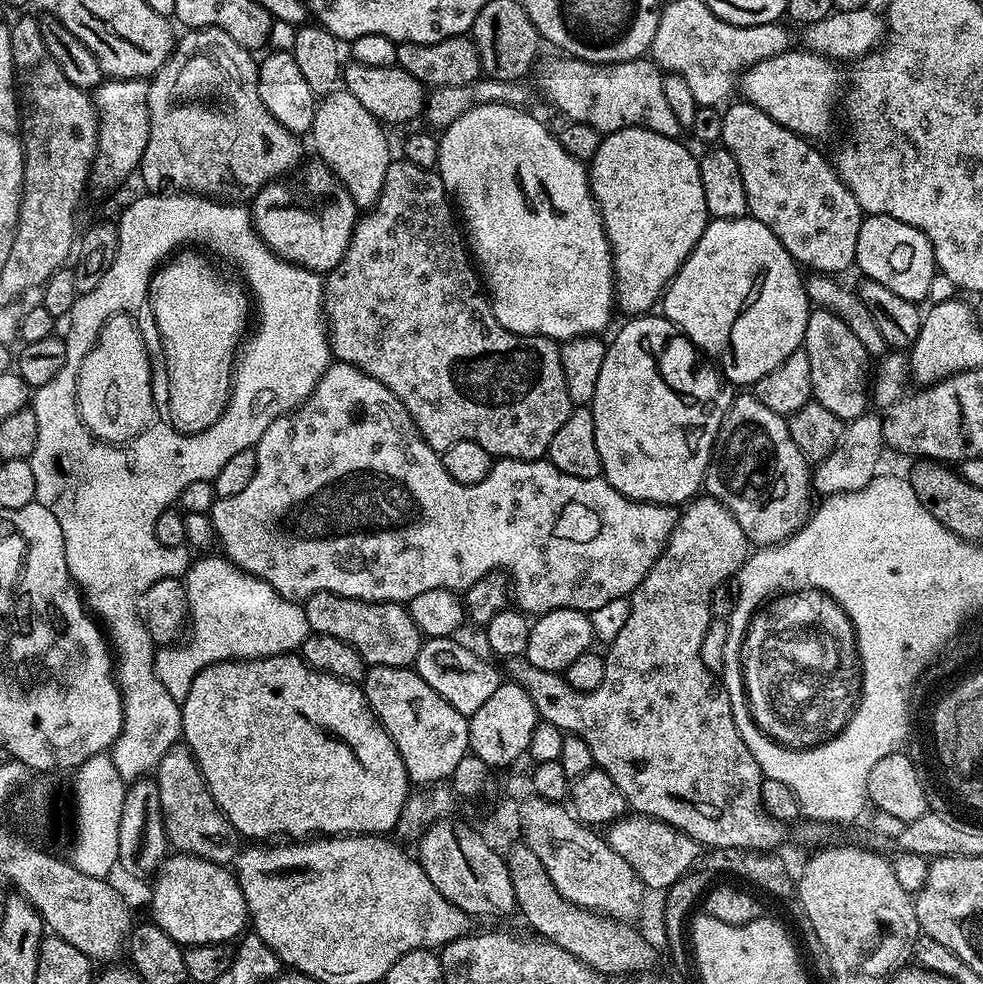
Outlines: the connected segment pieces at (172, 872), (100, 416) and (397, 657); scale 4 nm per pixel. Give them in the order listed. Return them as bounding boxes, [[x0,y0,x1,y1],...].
[[151,854,249,946],[76,310,158,446],[303,592,422,668]]

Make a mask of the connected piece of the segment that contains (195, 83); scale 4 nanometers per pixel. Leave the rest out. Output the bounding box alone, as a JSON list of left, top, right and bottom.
[138,28,300,198]

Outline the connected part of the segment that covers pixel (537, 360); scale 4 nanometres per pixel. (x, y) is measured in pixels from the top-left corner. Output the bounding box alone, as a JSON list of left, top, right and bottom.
[324,158,574,460]

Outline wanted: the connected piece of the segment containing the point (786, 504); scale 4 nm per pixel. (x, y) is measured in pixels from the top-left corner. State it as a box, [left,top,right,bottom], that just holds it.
[703,394,810,546]

